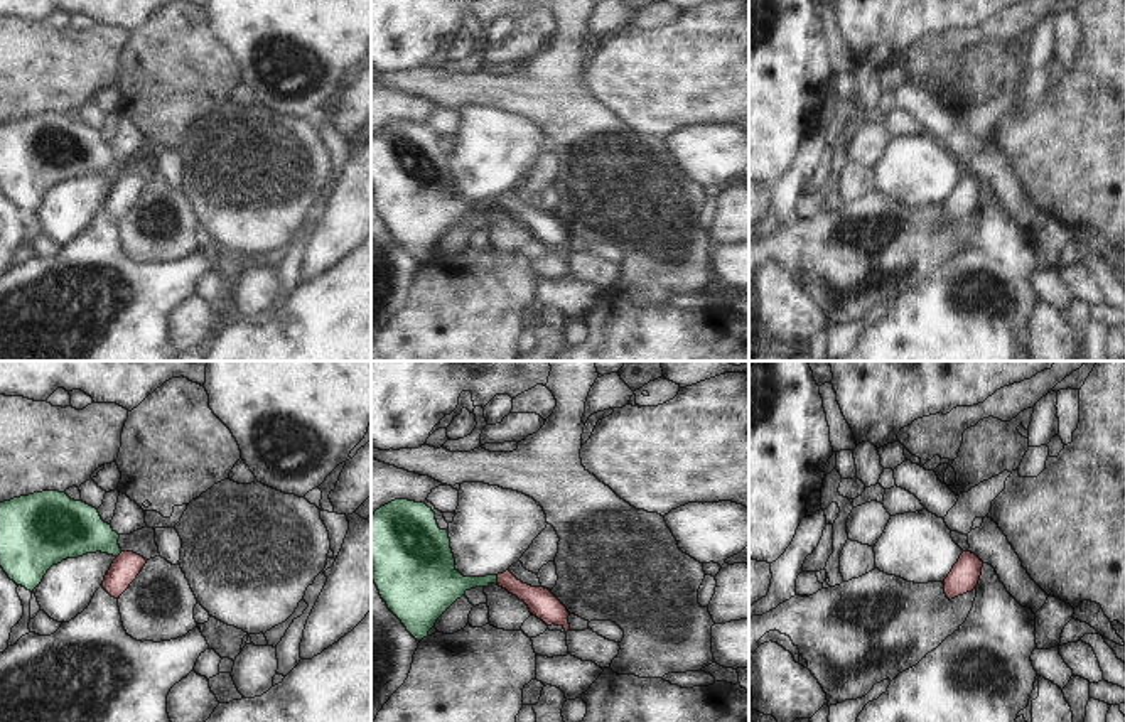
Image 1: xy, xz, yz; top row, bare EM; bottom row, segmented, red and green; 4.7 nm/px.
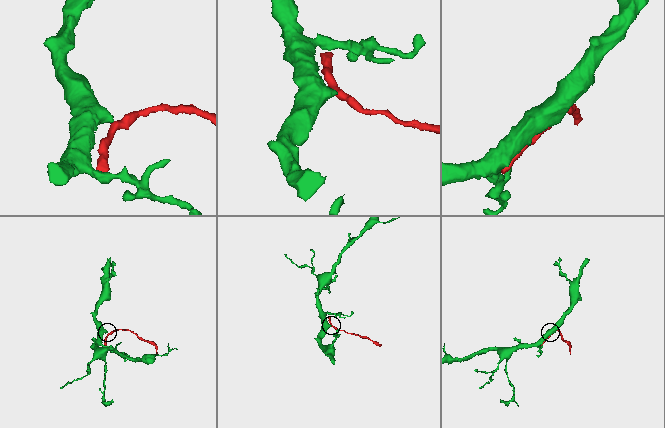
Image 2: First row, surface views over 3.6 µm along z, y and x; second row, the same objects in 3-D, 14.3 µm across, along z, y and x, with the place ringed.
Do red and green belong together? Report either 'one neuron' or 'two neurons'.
two neurons

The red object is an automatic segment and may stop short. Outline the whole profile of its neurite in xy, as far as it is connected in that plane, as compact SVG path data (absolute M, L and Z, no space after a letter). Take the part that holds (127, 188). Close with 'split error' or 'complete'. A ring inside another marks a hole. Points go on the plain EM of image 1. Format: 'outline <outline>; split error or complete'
outline M121 174L111 186L103 202L103 211L115 221L130 209L145 189L147 182L133 174Z; complete

